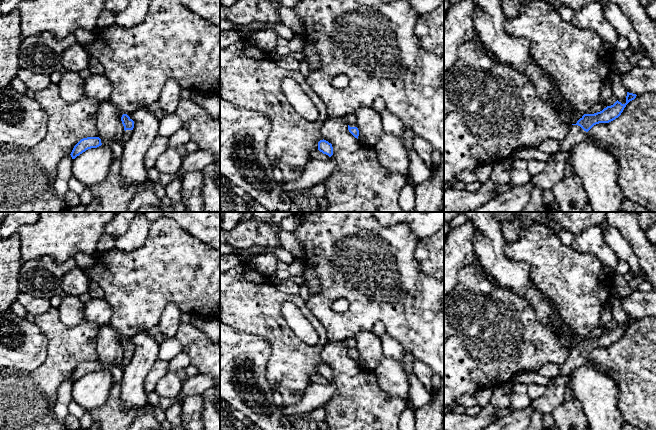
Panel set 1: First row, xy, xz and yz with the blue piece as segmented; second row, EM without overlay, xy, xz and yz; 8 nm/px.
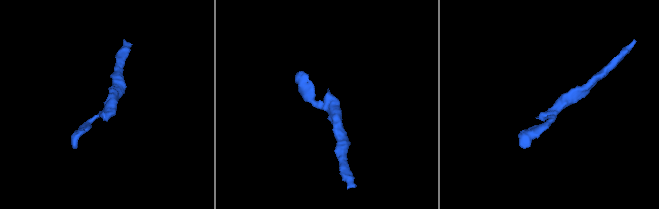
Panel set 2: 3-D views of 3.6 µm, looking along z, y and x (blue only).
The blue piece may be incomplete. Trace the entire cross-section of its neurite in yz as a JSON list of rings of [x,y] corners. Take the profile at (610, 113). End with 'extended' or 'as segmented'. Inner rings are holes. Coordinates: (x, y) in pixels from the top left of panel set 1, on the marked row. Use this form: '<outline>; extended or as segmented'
[[[627,92],[626,103],[622,104],[618,100],[611,106],[607,106],[602,111],[594,114],[584,114],[576,124],[570,126],[570,130],[564,140],[560,143],[559,151],[570,152],[578,143],[588,138],[588,131],[596,124],[609,123],[618,118],[626,105],[636,98],[636,94]]]; extended

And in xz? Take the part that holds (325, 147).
[[[320,140],[318,142],[318,150],[320,152],[322,152],[323,154],[326,154],[328,155],[329,157],[331,157],[333,155],[333,147],[332,147],[332,144],[329,143],[328,141],[326,140]]]; as segmented

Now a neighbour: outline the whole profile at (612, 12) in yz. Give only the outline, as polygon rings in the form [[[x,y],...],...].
[[[608,2],[603,6],[602,11],[603,17],[616,30],[618,36],[627,38],[629,46],[634,49],[635,53],[641,53],[644,51],[644,47],[639,41],[638,33],[618,4]]]

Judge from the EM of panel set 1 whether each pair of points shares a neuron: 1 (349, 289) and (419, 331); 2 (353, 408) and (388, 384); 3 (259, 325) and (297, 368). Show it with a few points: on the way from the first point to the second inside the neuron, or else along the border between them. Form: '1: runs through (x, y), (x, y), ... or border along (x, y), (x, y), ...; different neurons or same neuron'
1: runs through (366, 290), (378, 290), (402, 314); same neuron
2: border along (371, 371), (383, 391), (402, 400); different neurons
3: runs through (270, 334), (288, 352), (290, 357); same neuron

